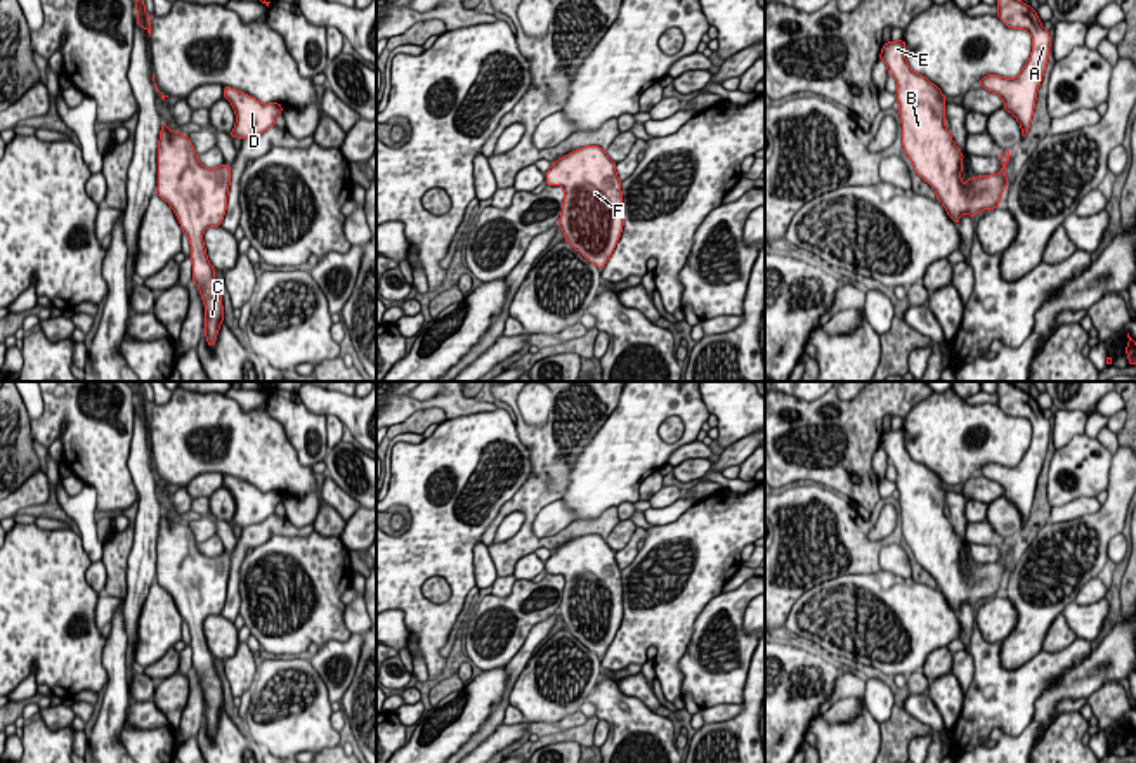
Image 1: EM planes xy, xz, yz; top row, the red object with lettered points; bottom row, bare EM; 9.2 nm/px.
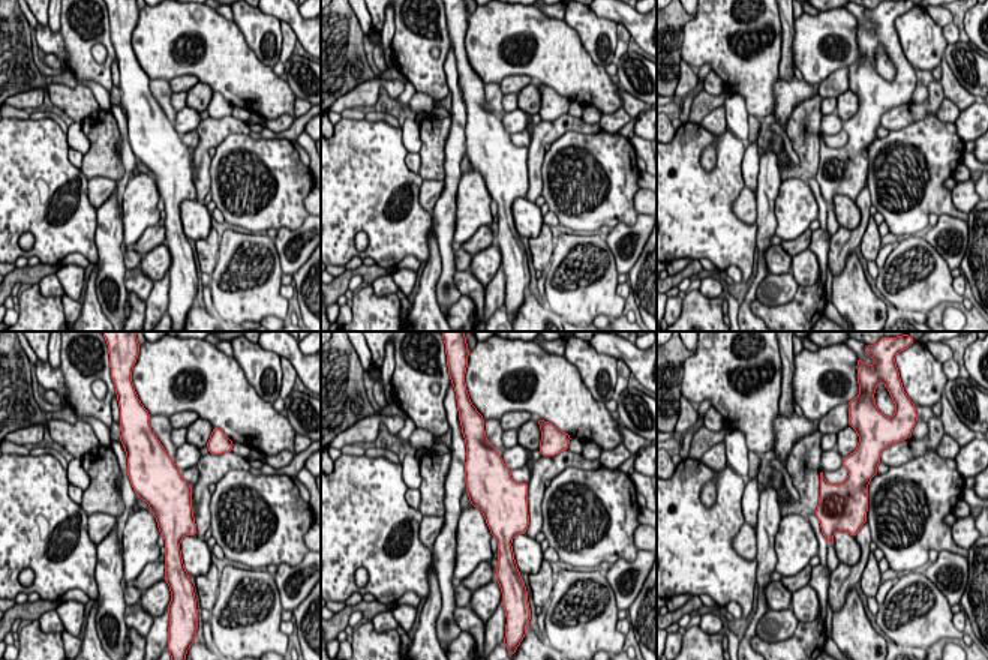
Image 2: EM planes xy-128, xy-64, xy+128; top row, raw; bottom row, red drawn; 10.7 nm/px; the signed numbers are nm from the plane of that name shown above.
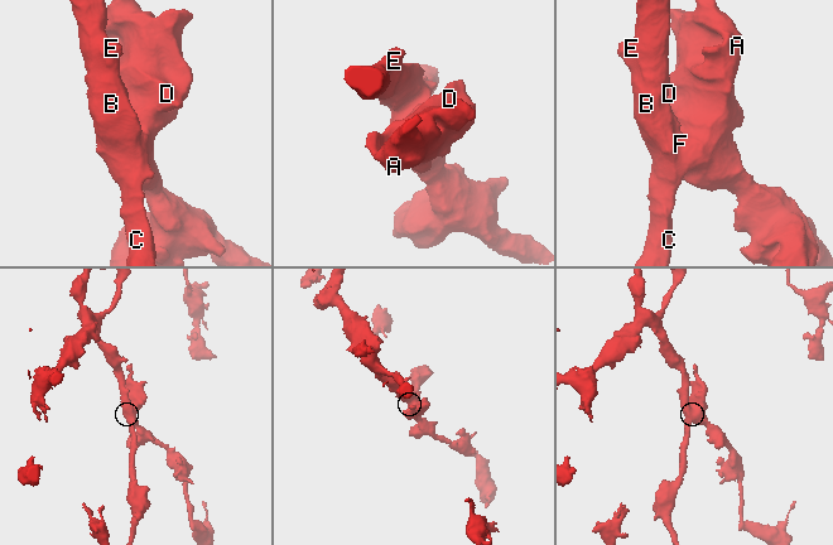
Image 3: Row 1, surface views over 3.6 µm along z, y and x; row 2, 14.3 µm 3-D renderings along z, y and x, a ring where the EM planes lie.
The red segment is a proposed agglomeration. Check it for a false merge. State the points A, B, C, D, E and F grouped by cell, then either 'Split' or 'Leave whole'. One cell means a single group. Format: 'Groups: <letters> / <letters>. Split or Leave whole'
Groups: A B C D E F. Leave whole

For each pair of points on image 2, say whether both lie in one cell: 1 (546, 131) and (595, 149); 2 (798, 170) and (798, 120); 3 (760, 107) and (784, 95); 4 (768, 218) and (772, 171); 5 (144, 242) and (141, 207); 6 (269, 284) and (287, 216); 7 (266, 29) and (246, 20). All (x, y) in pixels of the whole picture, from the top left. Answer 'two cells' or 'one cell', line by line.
1: two cells
2: one cell
3: two cells
4: one cell
5: two cells
6: two cells
7: one cell

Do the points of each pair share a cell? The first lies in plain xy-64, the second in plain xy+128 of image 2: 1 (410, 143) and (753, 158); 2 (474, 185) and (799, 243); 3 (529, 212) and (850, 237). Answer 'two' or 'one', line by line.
1: two
2: two
3: two

